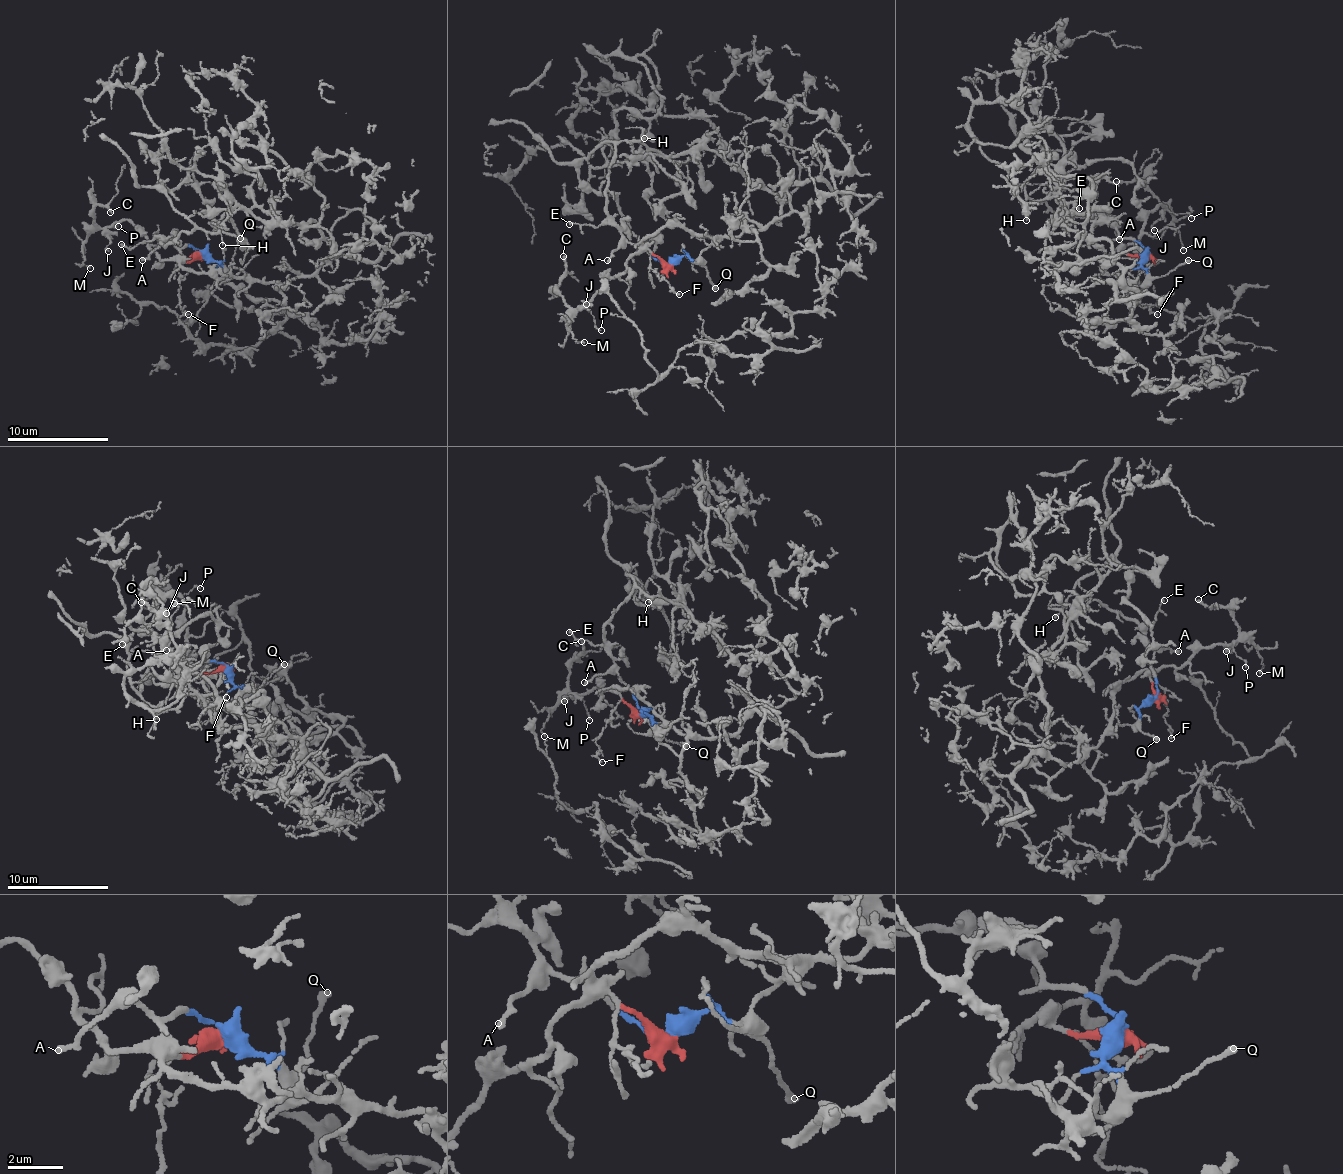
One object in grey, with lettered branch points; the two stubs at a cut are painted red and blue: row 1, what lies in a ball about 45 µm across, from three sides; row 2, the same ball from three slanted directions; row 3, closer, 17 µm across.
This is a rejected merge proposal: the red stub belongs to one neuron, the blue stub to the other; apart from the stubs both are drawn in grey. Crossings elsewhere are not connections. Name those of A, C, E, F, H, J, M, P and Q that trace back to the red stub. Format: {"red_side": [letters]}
{"red_side": ["C", "F", "J", "M", "P"]}

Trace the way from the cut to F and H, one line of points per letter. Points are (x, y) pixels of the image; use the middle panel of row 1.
F: (672, 264), (665, 265), (656, 256), (650, 263), (662, 281), (680, 295)
H: (671, 264), (662, 265), (623, 237), (607, 212), (606, 186), (613, 154), (618, 144), (645, 137)

